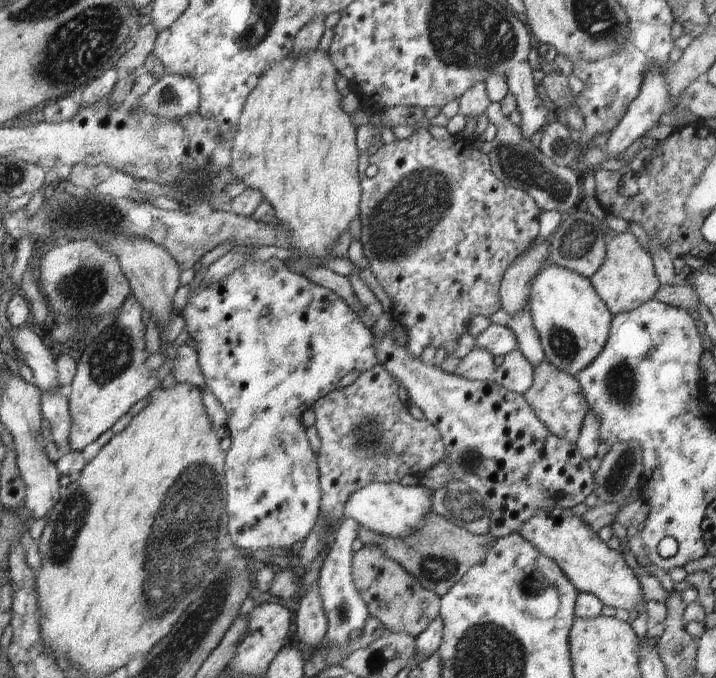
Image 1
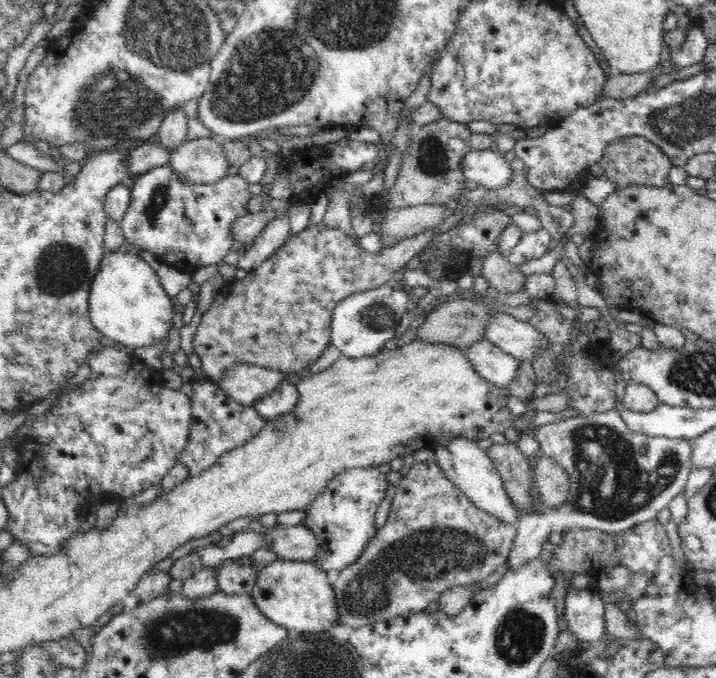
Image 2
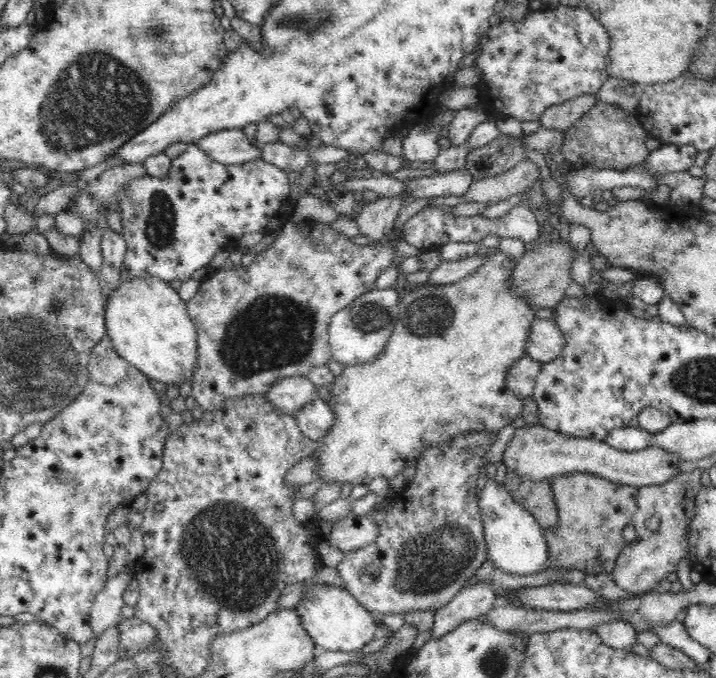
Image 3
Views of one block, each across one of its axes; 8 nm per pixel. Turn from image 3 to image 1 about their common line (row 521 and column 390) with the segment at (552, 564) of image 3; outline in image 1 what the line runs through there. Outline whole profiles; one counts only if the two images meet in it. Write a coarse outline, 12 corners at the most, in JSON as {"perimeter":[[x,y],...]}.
{"perimeter":[[378,544],[354,553],[352,580],[390,633],[417,637],[441,596]]}

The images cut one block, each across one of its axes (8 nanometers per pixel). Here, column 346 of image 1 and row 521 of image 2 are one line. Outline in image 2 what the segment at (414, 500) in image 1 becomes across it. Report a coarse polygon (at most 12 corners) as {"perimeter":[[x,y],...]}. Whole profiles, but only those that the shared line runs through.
{"perimeter":[[459,435],[433,451],[443,474],[504,524],[520,513],[486,450]]}

